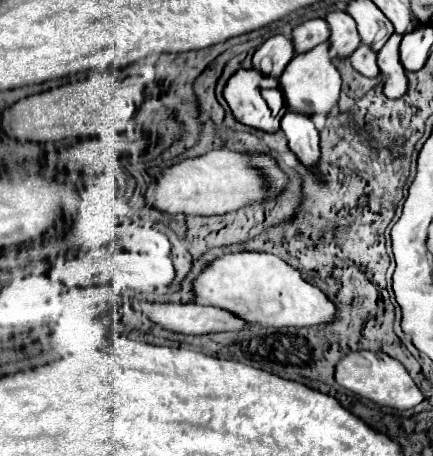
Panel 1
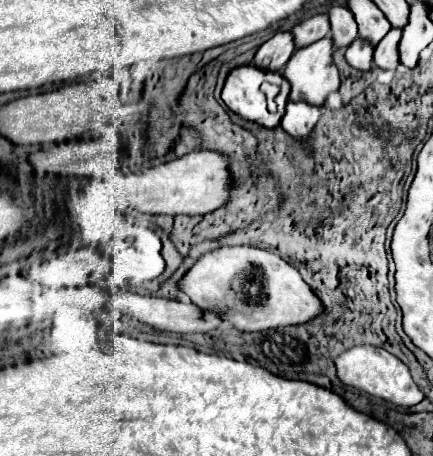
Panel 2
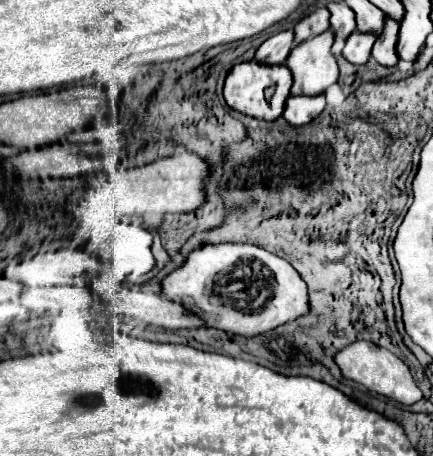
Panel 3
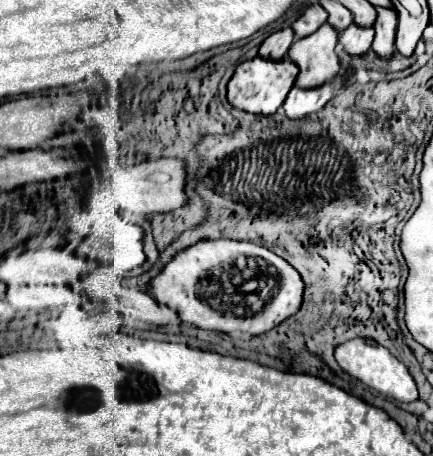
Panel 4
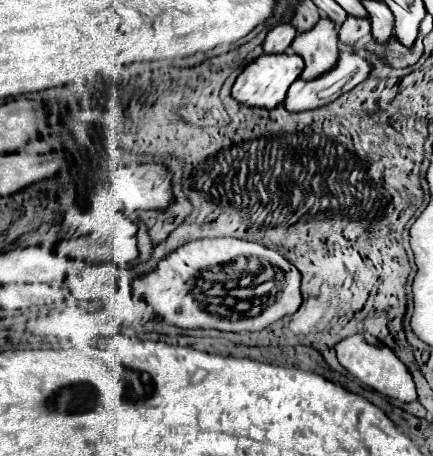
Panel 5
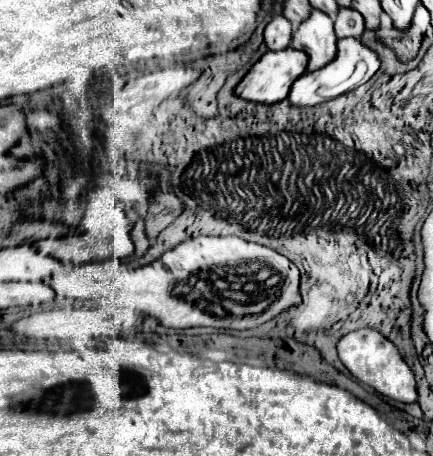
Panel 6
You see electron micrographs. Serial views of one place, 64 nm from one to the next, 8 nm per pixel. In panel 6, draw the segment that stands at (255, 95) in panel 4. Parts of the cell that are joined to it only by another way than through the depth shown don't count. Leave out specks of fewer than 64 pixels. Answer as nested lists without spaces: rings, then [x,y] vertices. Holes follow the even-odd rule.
[[[294,48],[266,52],[238,82],[236,96],[260,104],[276,104],[288,96],[292,82],[304,74],[306,64],[308,56]]]

